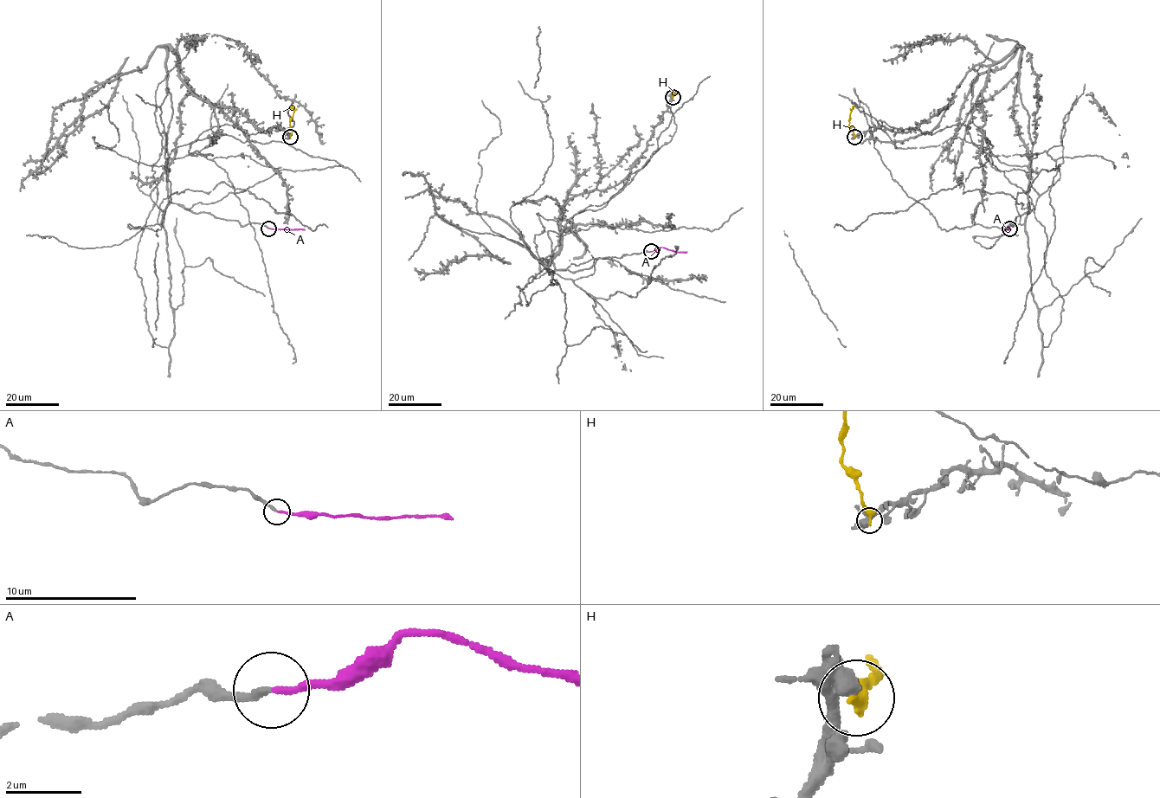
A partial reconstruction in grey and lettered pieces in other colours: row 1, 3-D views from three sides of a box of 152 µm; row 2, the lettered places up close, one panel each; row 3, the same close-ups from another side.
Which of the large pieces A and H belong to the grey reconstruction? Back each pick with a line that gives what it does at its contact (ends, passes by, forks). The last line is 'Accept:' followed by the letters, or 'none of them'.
A: It ends there
Accept: A

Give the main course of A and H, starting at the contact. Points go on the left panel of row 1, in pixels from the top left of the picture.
A: (268, 228), (304, 230)
H: (290, 137), (289, 119), (294, 109), (290, 106)

